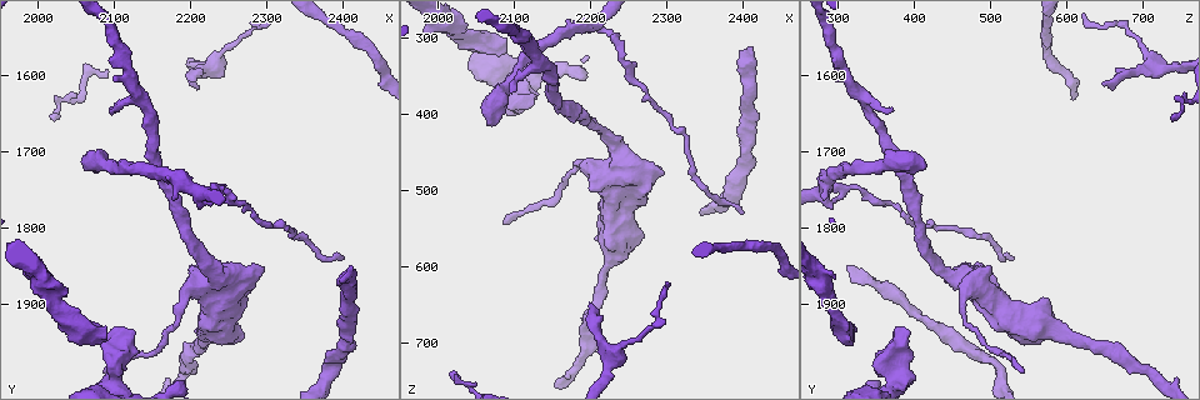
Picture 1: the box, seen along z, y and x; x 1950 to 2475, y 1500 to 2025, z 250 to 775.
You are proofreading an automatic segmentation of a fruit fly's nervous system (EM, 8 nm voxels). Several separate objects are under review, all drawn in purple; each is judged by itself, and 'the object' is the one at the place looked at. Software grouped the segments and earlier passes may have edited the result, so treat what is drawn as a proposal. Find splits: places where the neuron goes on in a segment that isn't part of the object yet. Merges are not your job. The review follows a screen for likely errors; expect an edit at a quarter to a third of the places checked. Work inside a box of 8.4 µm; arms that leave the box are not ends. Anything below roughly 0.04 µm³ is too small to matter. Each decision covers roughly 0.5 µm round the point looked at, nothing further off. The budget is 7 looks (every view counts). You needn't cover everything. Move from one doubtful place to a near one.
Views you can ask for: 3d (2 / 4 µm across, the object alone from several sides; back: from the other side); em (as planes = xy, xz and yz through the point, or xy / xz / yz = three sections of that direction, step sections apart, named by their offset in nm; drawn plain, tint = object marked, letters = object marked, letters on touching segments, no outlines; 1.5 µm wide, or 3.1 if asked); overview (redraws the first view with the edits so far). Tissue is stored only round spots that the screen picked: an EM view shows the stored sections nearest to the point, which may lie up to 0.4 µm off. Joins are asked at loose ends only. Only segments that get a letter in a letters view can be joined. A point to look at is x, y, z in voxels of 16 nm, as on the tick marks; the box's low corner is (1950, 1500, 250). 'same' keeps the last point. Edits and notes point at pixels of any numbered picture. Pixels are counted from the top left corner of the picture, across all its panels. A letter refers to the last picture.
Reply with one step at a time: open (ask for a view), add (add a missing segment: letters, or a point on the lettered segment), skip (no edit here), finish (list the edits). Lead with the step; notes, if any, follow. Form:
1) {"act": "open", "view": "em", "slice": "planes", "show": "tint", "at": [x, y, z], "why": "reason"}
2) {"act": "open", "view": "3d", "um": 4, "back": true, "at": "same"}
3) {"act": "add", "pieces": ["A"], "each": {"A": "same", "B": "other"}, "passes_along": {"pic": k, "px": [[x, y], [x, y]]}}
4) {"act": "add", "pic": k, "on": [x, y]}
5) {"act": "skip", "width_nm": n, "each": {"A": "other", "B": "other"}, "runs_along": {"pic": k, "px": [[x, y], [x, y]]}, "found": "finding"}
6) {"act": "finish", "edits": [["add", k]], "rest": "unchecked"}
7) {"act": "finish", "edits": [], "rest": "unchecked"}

{"act": "open", "view": "em", "slice": "yz", "step": 8, "show": "tint", "at": [2085, 1985, 545], "why": "long arm stops here"}

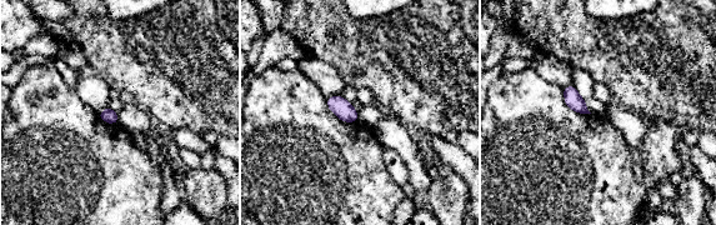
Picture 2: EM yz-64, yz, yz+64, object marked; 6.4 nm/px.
{"act": "open", "view": "em", "slice": "planes", "show": "letters", "at": "same"}

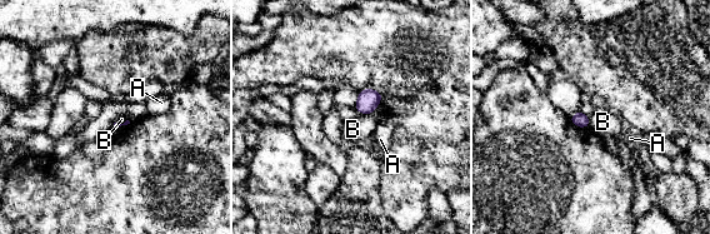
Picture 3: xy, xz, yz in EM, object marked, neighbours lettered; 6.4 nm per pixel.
{"act": "skip", "longest_contact_nm": ["B", 80], "each": {"A": "other", "B": "other"}, "border": {"pic": 3, "px": [[360, 113], [371, 114]]}, "found": "none of them fits"}

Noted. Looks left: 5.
{"act": "open", "view": "em", "slice": "planes", "show": "letters", "at": [2070, 1720, 415]}

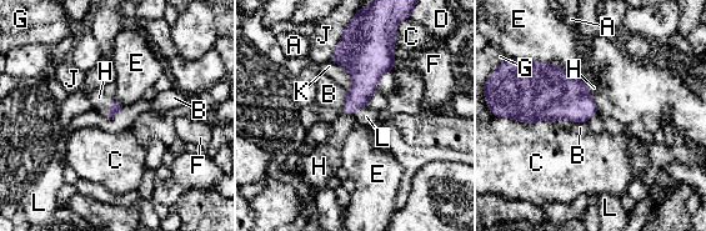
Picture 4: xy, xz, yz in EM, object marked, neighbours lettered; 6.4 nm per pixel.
{"act": "add", "pieces": ["H"], "longest_contact_nm": ["E", 340], "each": {"A": "other", "B": "other", "C": "other", "D": "other", "E": "other", "F": "other", "G": "other", "H": "same", "J": "other", "K": "other", "L": "other"}, "found": "it goes on there"}

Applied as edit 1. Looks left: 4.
{"act": "open", "view": "overview", "why": "see it whole again"}

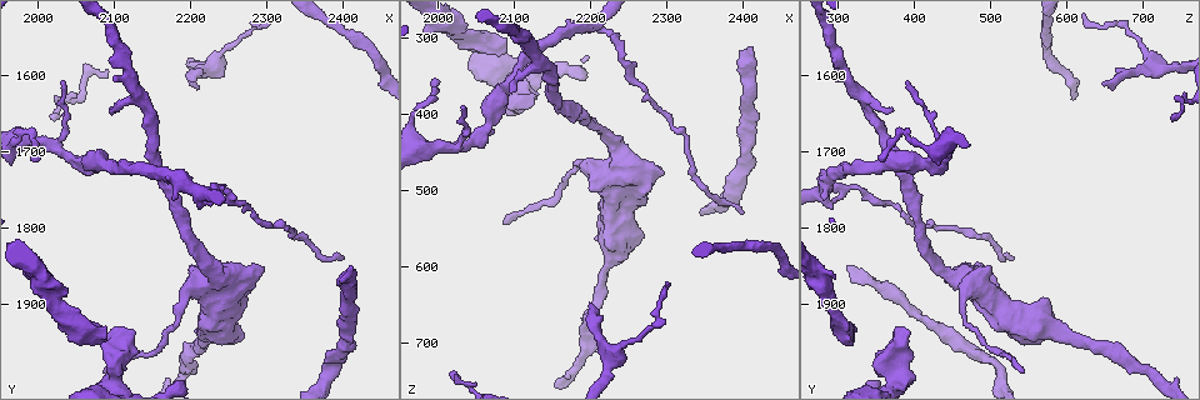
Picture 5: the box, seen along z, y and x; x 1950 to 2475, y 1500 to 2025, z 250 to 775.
{"act": "open", "view": "em", "slice": "planes", "show": "plain", "at": [2410, 1850, 315]}

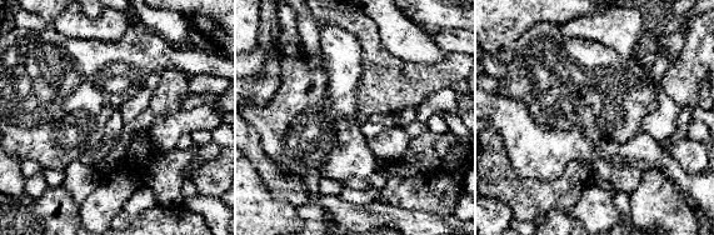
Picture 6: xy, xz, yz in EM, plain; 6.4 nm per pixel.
{"act": "open", "view": "em", "slice": "planes", "show": "letters", "at": "same"}

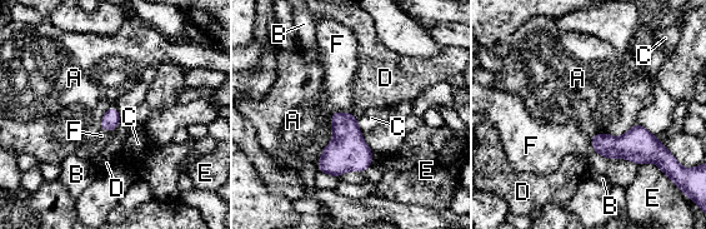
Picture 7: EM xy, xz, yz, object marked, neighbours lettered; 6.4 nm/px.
{"act": "add", "pieces": ["F"], "width_nm": 110, "each": {"A": "other", "B": "other", "C": "other", "D": "other", "E": "other", "F": "same"}, "passes_along": {"pic": 7, "px": [[110, 120], [108, 129], [86, 152]]}, "found": "the neuron continues"}

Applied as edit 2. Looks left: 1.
{"act": "finish", "edits": [["add", 4], ["add", 7]], "rest": "unchecked"}

